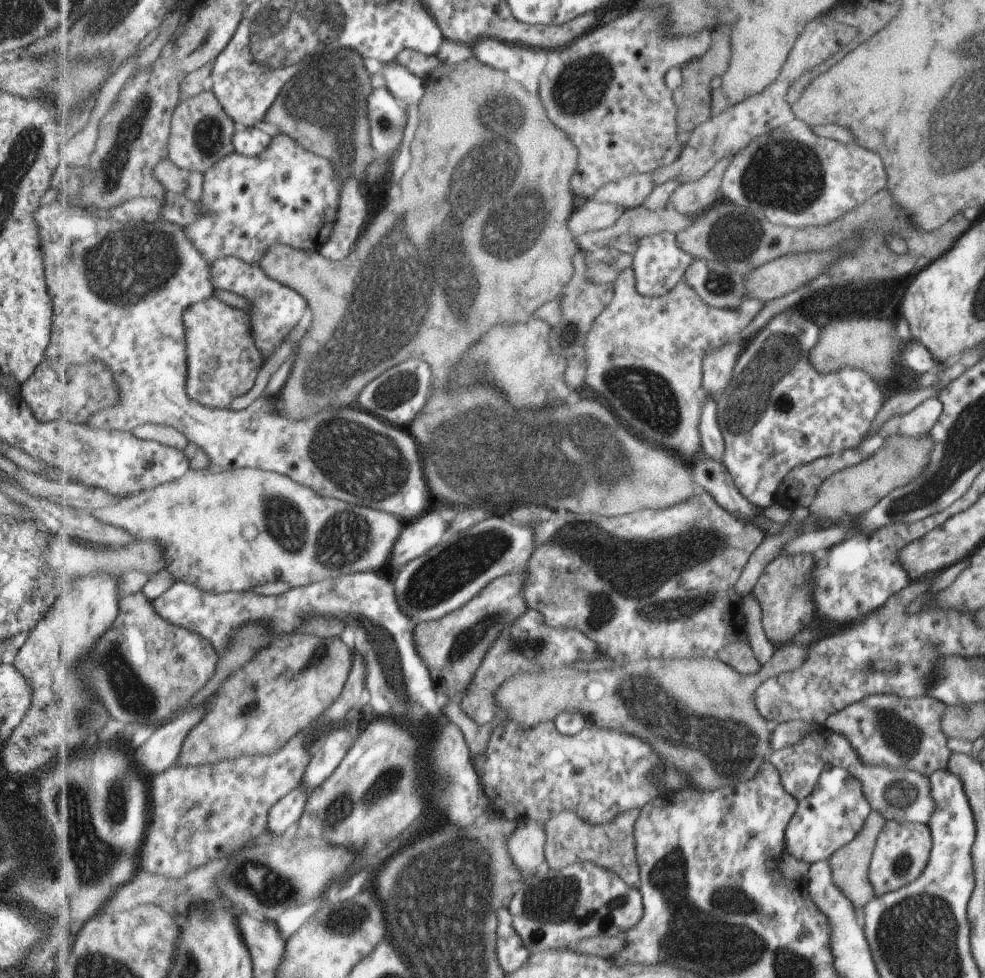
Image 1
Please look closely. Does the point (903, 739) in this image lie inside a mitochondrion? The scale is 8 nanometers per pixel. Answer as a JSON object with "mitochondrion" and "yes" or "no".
{"mitochondrion":"yes"}

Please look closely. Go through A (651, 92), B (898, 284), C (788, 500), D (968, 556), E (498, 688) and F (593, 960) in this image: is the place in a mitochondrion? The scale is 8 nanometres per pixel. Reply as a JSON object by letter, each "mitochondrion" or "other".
{"A":"other","B":"other","C":"other","D":"other","E":"other","F":"other"}

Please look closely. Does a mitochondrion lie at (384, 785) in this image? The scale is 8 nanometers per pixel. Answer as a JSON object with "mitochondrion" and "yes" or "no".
{"mitochondrion":"yes"}

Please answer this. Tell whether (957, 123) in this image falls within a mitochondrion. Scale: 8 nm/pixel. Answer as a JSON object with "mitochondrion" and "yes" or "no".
{"mitochondrion":"yes"}

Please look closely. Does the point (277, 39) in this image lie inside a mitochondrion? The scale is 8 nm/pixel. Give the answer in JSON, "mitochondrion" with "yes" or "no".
{"mitochondrion":"yes"}

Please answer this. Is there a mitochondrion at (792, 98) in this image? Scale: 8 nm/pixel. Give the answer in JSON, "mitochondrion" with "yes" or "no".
{"mitochondrion":"no"}

